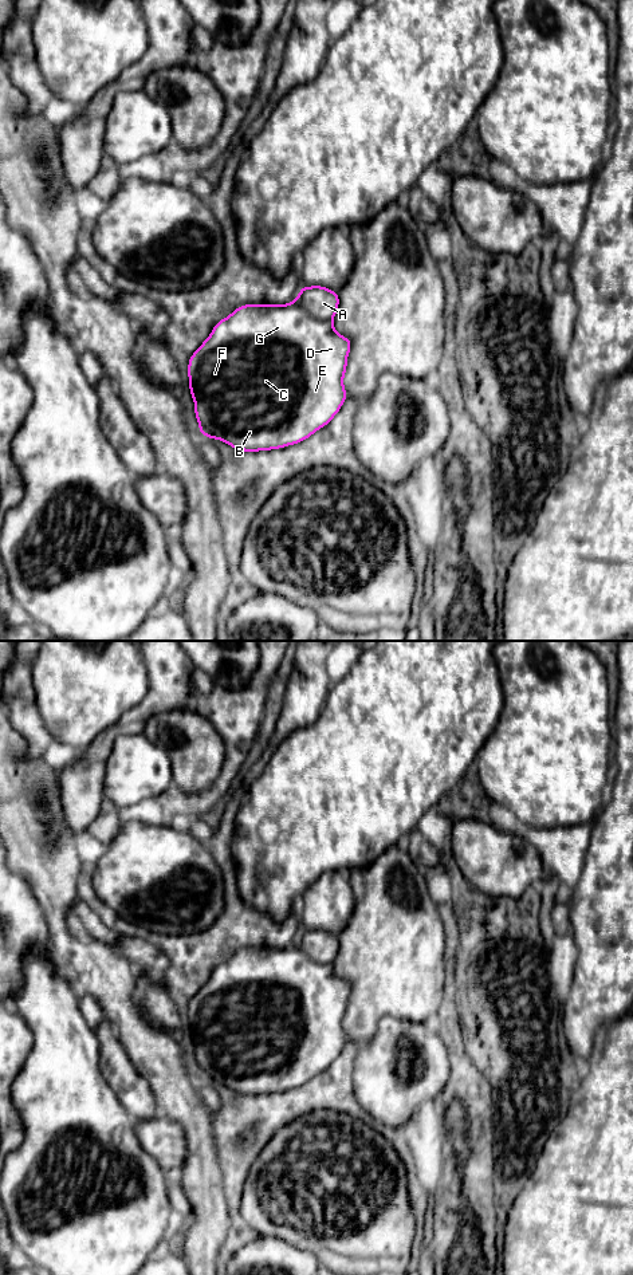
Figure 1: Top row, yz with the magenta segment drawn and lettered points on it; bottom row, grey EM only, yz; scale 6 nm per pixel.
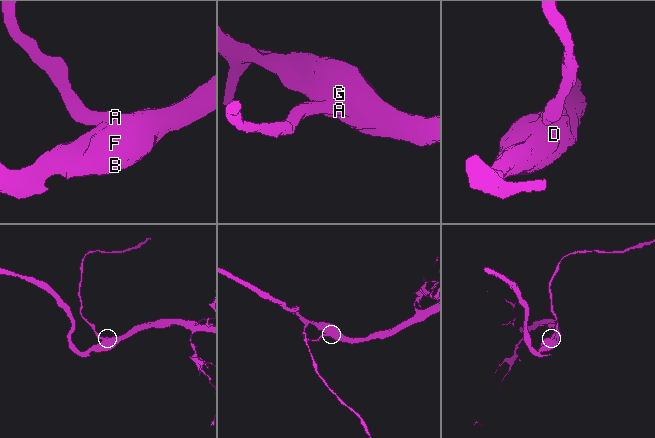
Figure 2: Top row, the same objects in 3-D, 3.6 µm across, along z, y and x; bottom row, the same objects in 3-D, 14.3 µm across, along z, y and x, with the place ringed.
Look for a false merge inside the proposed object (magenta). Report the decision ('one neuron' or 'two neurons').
two neurons

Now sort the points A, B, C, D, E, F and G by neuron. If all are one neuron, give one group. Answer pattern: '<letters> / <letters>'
A / B C D E F G

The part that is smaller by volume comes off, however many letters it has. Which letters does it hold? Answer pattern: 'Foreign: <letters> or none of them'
Foreign: A

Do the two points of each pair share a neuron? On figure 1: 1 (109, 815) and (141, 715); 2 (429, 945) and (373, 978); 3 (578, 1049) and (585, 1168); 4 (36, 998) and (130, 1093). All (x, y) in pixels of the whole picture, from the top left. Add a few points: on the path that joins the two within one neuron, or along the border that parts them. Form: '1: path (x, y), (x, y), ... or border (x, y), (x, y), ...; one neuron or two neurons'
1: border (105, 799), (98, 817), (86, 829); two neurons
2: path (416, 945), (405, 945), (386, 964); one neuron
3: border (598, 1028), (594, 1037), (593, 1051), (588, 1059); two neurons
4: border (93, 1031), (99, 1043), (101, 1071), (111, 1091); two neurons

